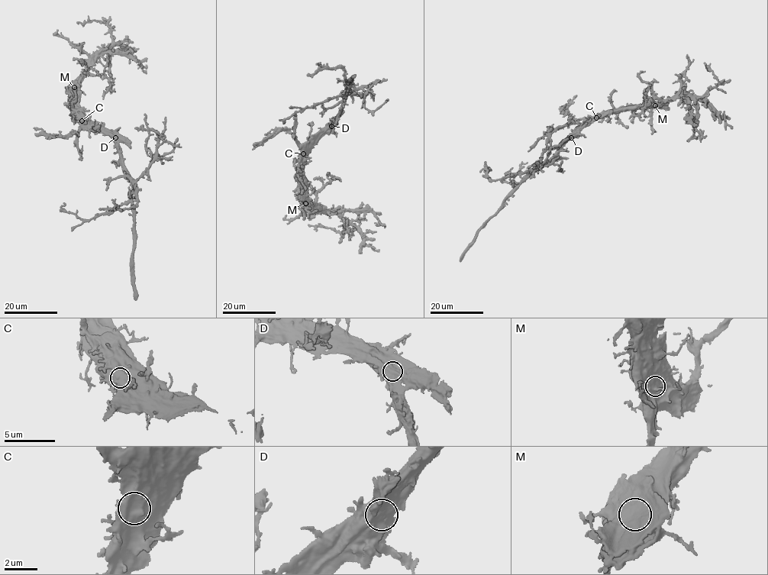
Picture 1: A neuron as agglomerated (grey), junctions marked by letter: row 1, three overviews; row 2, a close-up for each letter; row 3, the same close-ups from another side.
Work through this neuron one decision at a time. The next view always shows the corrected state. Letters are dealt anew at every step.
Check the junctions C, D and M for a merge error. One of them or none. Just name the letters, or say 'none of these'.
none of these

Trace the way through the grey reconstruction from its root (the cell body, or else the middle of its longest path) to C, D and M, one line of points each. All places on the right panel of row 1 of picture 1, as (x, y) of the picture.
C: (585, 123), (596, 117)
D: (585, 123), (571, 137)
M: (585, 123), (592, 123), (612, 111), (655, 105)

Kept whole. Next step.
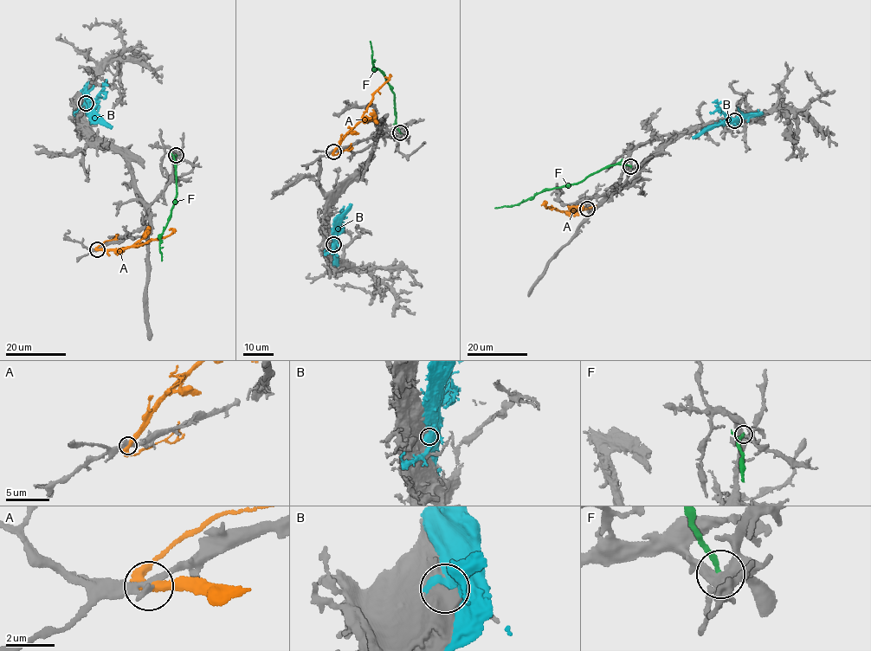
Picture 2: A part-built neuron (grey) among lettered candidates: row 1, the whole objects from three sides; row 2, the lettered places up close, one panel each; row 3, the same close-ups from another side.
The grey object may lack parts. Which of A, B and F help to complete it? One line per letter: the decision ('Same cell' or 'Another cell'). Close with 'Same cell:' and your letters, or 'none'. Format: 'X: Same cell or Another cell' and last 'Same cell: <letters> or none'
A: Another cell
B: Another cell
F: Another cell
Same cell: none

